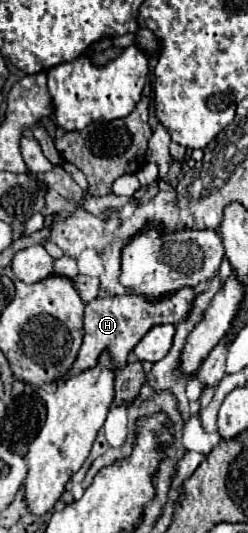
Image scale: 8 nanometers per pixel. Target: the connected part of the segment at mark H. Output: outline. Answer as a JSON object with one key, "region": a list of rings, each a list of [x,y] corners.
{"region":[[[178,290],[178,294],[170,294],[170,298],[162,298],[162,302],[146,302],[146,298],[138,294],[126,294],[116,298],[96,298],[90,304],[86,304],[84,312],[84,344],[78,352],[78,358],[68,372],[68,376],[82,372],[86,368],[92,368],[98,362],[98,356],[108,350],[116,362],[116,366],[124,364],[128,354],[134,350],[134,346],[142,340],[142,336],[156,324],[178,324],[188,318],[192,310],[192,302],[198,296],[196,290]]]}

